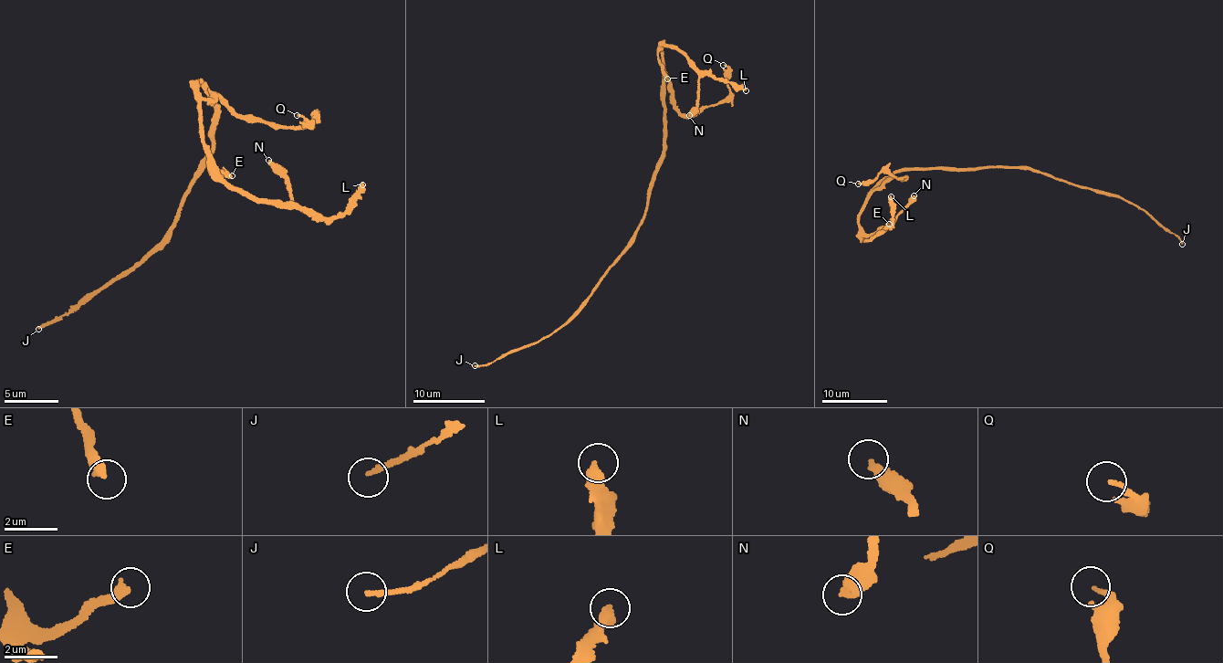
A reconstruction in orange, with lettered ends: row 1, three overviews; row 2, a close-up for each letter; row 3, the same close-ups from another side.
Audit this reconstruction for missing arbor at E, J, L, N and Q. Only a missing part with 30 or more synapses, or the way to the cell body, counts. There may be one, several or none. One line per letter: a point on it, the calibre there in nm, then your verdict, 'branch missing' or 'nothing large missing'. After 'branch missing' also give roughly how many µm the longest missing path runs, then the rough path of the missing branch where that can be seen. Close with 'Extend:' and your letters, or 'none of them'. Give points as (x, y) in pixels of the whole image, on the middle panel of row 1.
E: place (667, 78); calibre 400 nm; nothing large missing
J: place (475, 365); calibre 180 nm; branch missing; missing 80 µm
L: place (746, 90); calibre 440 nm; nothing large missing
N: place (689, 115); calibre 400 nm; nothing large missing
Q: place (723, 65); calibre 150 nm; nothing large missing
Extend: J

